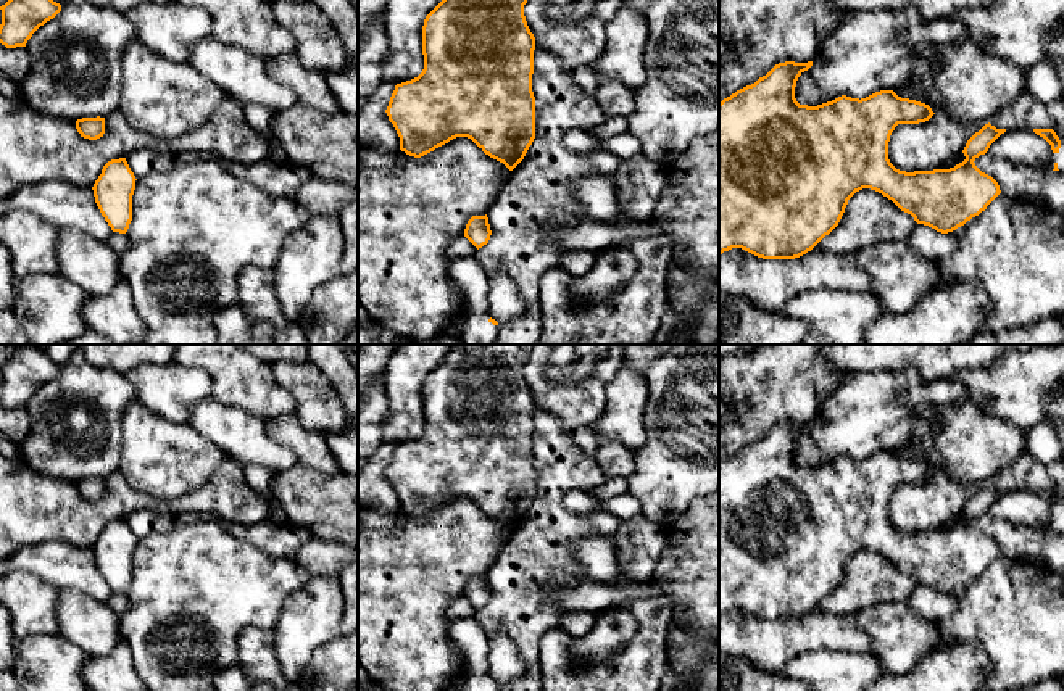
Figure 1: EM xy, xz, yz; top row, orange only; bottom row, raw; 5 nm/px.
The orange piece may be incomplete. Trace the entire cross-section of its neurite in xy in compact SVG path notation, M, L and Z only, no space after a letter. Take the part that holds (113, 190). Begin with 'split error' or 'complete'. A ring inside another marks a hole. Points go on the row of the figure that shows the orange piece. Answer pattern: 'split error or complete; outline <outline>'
complete; outline M126 158L108 161L92 190L95 203L113 232L126 234L132 221L135 176Z

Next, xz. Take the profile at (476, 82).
complete; outline M442 0L424 19L422 72L397 84L385 110L400 137L400 150L421 158L456 137L471 139L485 155L513 171L535 139L535 97L532 92L535 37L524 5L527 0Z

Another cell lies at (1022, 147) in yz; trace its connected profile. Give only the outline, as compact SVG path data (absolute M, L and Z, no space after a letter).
M1014 129L1001 134L988 148L996 158L1011 164L1045 169L1053 159L1051 145L1033 130Z

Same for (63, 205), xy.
M56 179L31 184L2 197L0 216L6 211L29 211L56 229L73 227L98 242L108 242L113 234L92 188Z

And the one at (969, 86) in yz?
M964 40L941 50L941 61L929 84L916 76L893 92L925 103L954 122L990 122L993 114L1011 108L1025 90L1025 69Z

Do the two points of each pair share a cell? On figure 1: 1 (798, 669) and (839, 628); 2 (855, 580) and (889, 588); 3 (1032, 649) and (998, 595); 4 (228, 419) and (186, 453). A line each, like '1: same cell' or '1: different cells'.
1: different cells
2: same cell
3: same cell
4: different cells

